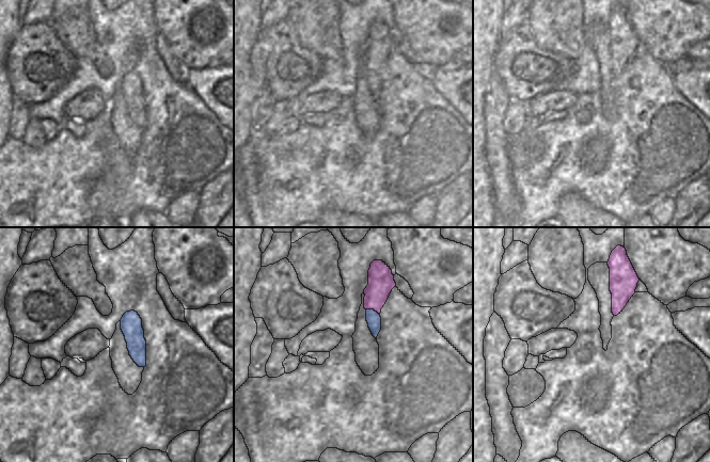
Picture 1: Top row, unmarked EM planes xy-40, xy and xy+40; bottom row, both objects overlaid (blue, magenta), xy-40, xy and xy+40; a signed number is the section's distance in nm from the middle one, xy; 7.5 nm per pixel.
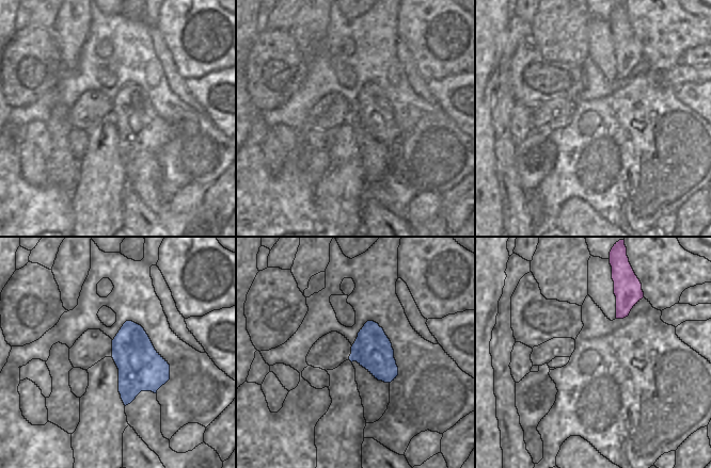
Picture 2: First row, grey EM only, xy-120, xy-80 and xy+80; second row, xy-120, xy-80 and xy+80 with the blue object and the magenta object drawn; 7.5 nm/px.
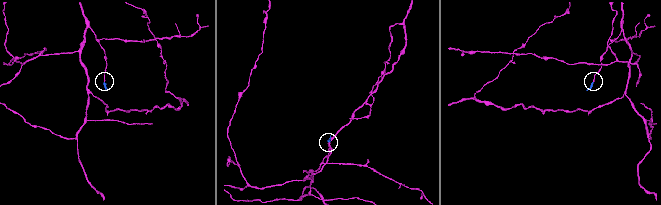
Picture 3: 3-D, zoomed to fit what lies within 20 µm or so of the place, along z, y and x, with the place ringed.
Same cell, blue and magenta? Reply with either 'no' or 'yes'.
yes

